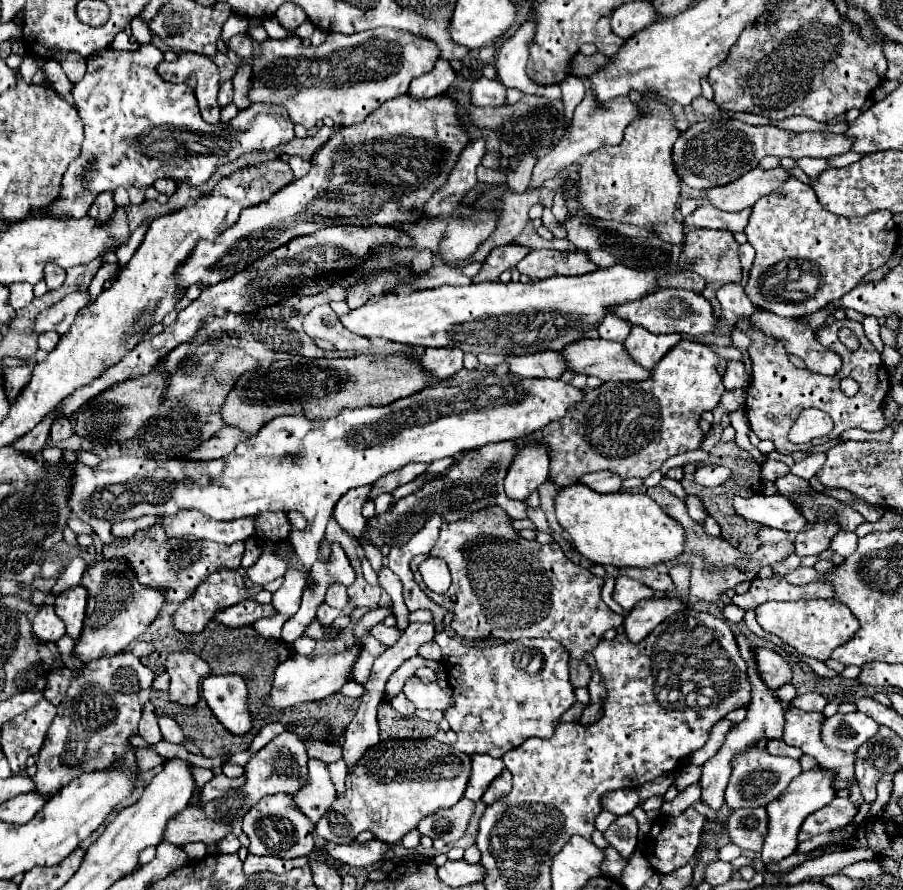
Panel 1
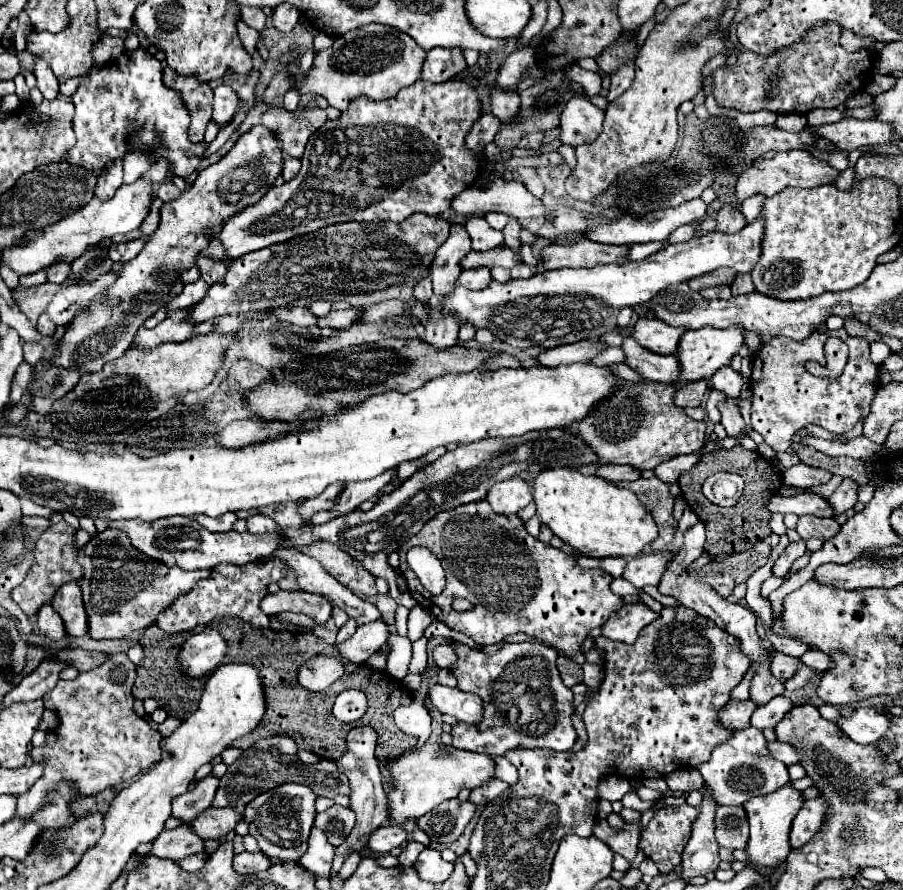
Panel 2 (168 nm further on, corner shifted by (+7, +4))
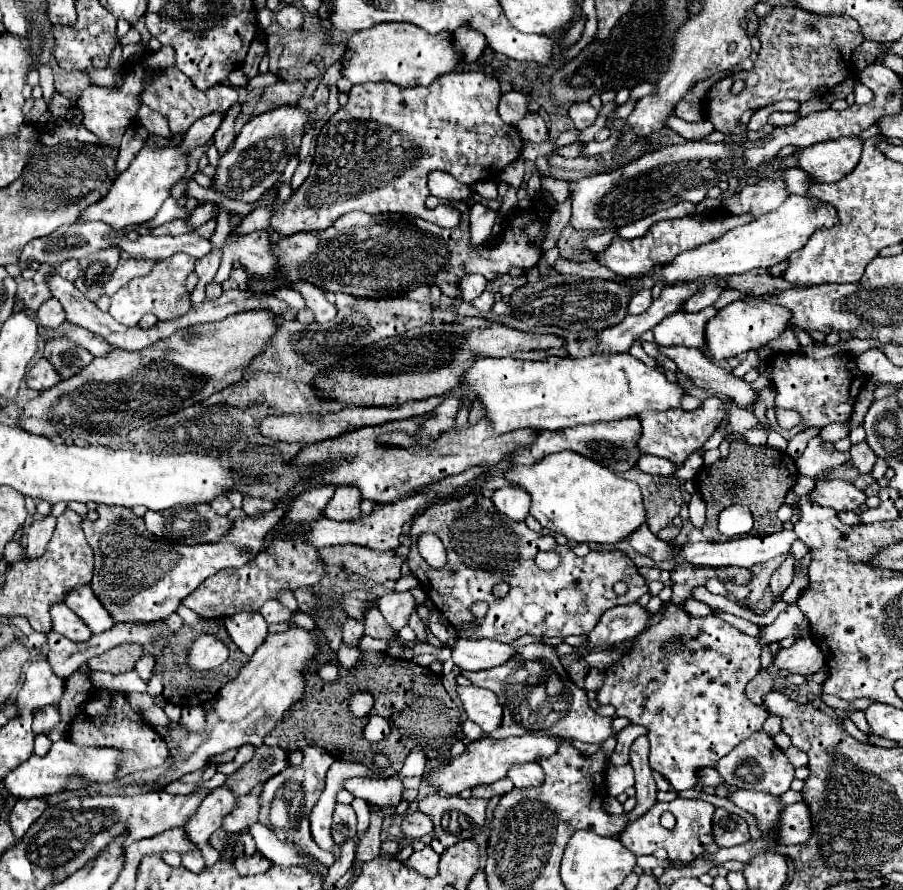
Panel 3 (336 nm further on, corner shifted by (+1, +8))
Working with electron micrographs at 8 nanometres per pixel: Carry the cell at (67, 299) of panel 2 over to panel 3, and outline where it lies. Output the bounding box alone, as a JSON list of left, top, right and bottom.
[105,259,157,295]

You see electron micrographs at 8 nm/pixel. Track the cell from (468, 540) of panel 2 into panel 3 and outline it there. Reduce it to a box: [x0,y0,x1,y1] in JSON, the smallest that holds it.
[407,493,649,643]

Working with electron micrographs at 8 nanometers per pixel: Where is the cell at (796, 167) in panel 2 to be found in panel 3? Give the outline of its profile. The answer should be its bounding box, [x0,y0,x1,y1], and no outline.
[799,137,861,183]

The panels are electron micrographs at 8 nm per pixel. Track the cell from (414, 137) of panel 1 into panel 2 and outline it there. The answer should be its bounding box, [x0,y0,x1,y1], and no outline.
[217,79,483,261]

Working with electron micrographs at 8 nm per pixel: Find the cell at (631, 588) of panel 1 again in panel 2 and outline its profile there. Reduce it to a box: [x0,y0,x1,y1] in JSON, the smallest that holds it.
[623,551,675,589]

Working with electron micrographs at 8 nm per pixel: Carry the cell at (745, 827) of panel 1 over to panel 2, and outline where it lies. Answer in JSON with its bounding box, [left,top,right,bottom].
[715,807,749,849]

